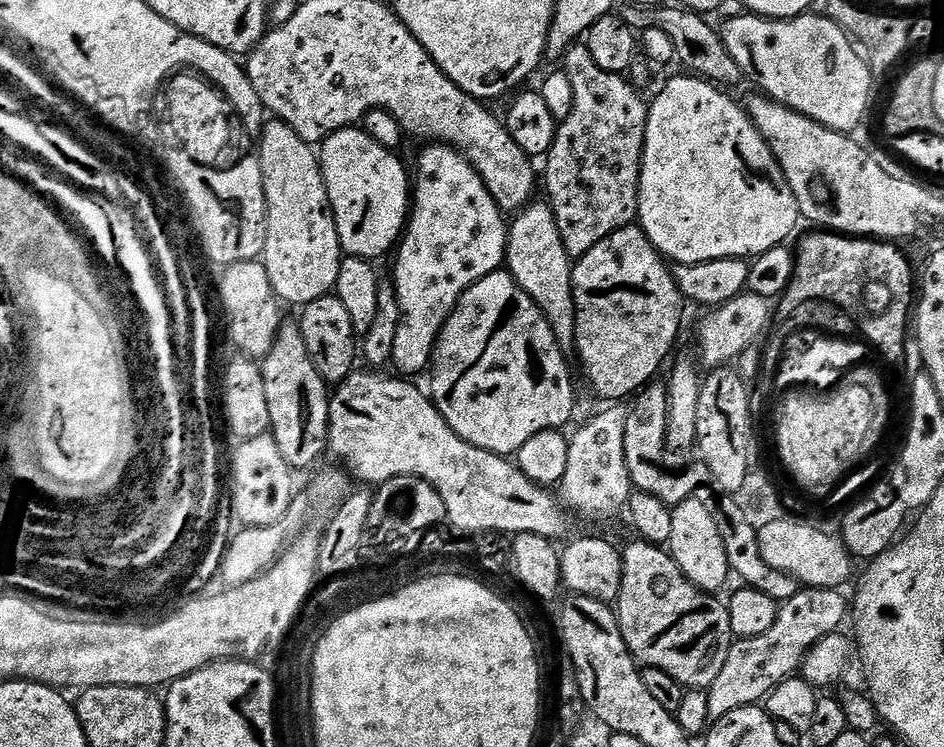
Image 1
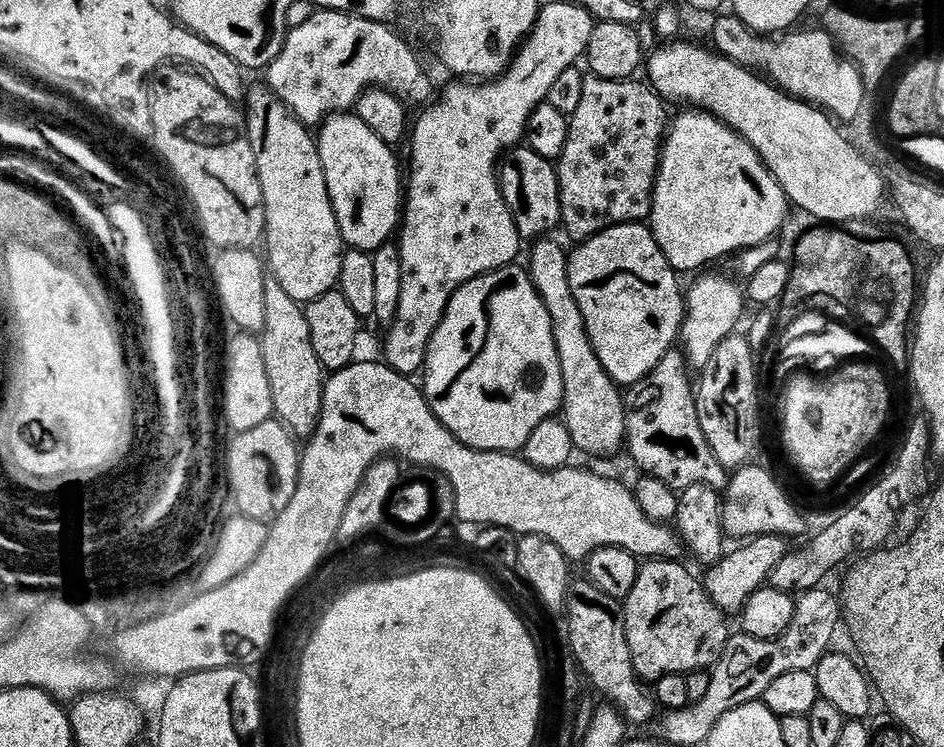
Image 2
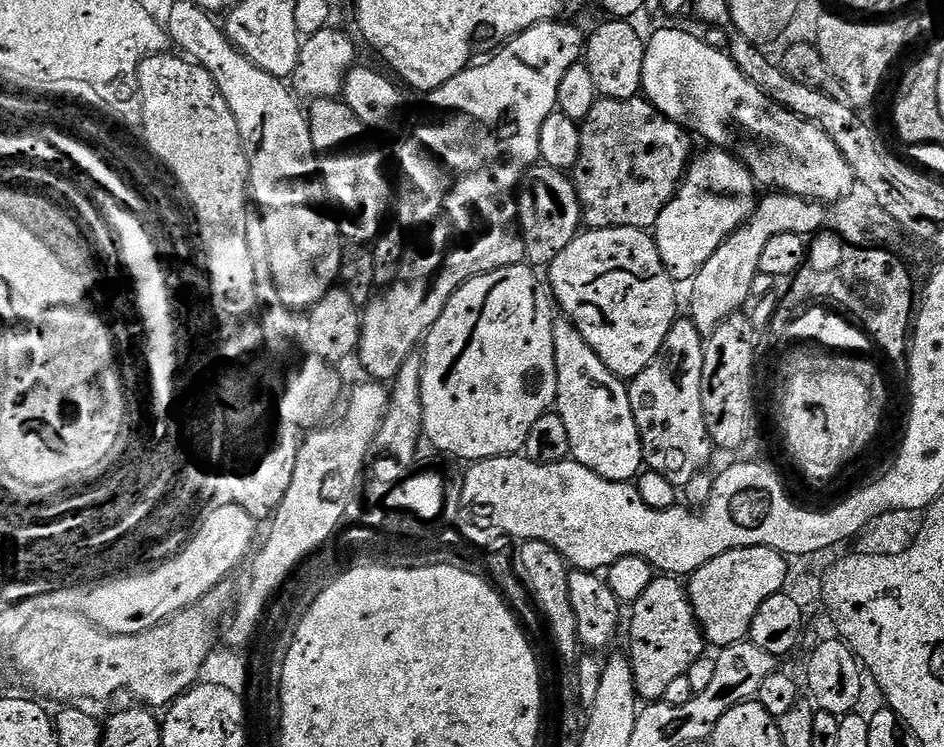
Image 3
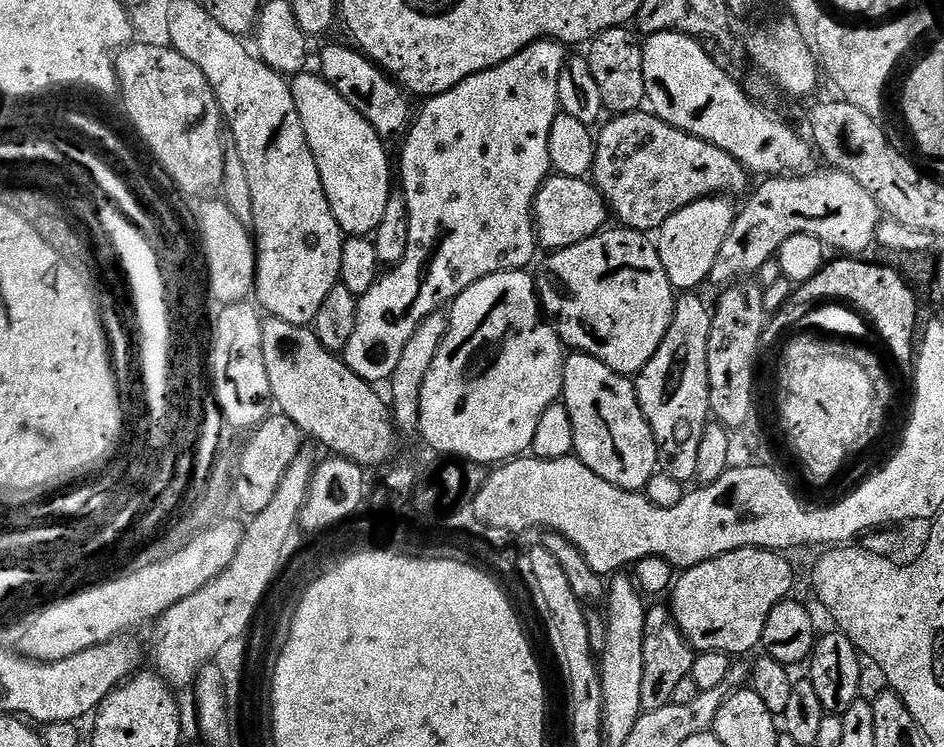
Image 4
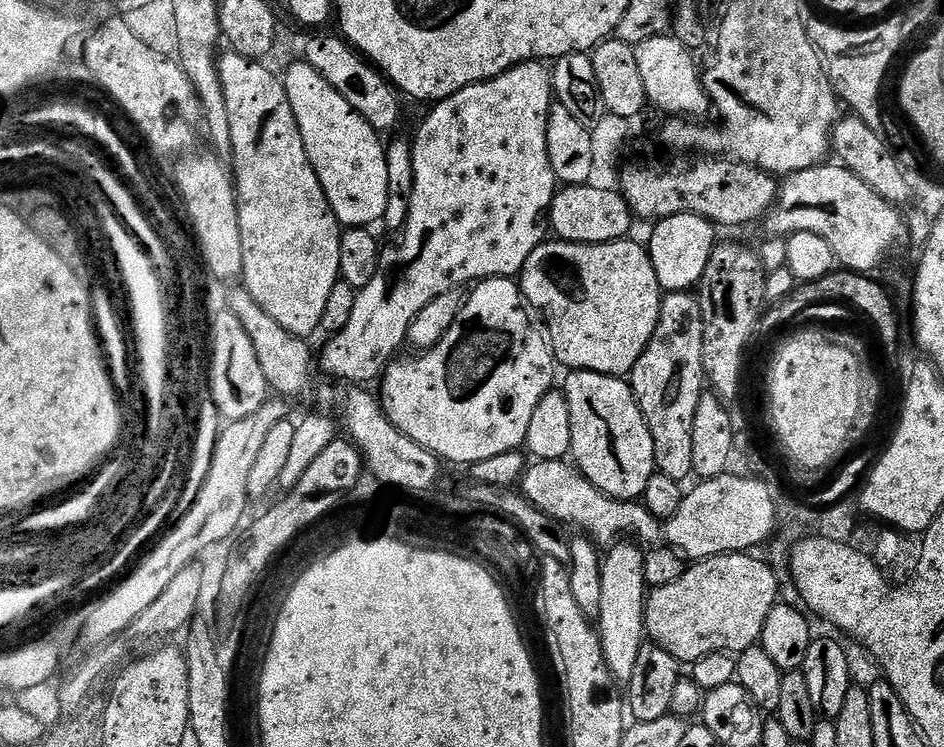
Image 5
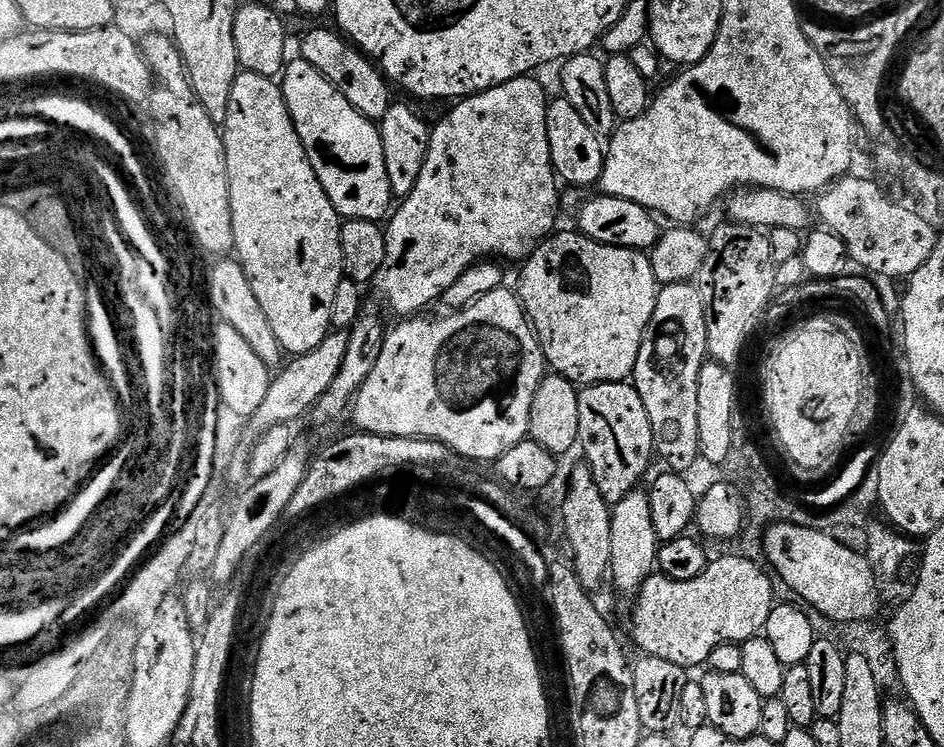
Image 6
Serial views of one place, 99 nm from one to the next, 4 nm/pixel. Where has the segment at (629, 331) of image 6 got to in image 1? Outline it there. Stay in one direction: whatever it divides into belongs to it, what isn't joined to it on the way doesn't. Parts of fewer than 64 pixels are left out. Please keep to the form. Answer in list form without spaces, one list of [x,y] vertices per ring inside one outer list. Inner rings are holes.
[[[629,226],[611,232],[598,246],[594,246],[586,255],[579,257],[575,261],[572,269],[572,293],[574,294],[574,306],[576,307],[576,343],[574,352],[580,355],[580,364],[584,367],[584,376],[588,379],[588,384],[600,396],[605,396],[608,402],[624,402],[628,395],[639,393],[653,379],[652,376],[664,364],[664,359],[672,352],[672,347],[676,344],[676,339],[680,336],[680,319],[684,316],[685,297],[682,295],[681,285],[676,284],[674,277],[668,273],[669,265],[663,256],[656,251],[654,245],[646,238],[643,228],[639,226]]]

